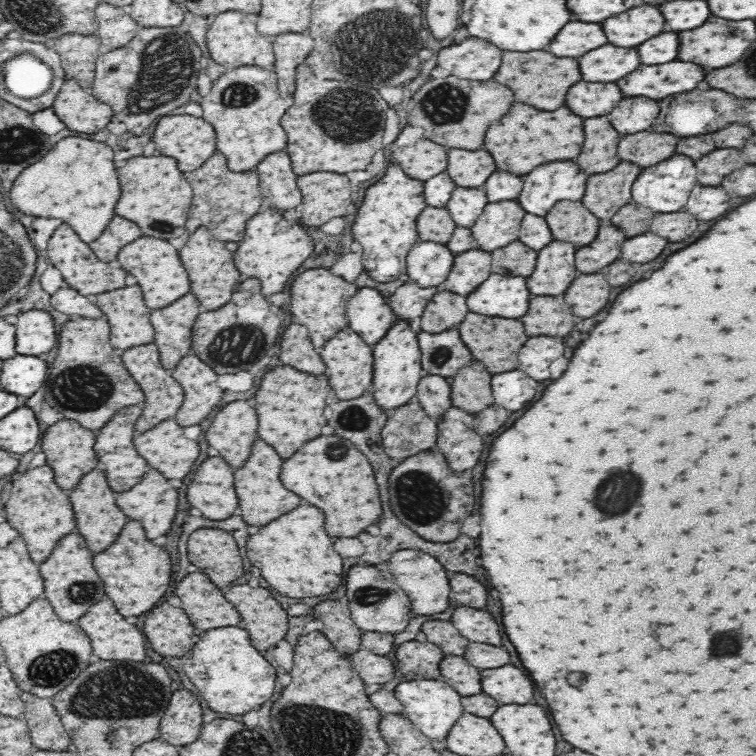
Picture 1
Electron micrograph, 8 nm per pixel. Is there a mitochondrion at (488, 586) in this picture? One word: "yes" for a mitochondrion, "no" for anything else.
no

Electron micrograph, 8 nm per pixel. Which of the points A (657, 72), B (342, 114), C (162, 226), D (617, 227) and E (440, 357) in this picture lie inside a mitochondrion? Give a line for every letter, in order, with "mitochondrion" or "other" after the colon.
A: other
B: mitochondrion
C: mitochondrion
D: other
E: mitochondrion

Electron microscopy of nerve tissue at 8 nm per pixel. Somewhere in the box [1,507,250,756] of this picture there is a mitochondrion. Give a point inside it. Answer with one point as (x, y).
(121, 691)

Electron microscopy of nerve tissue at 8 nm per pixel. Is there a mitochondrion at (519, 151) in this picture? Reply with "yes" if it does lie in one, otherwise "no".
no

